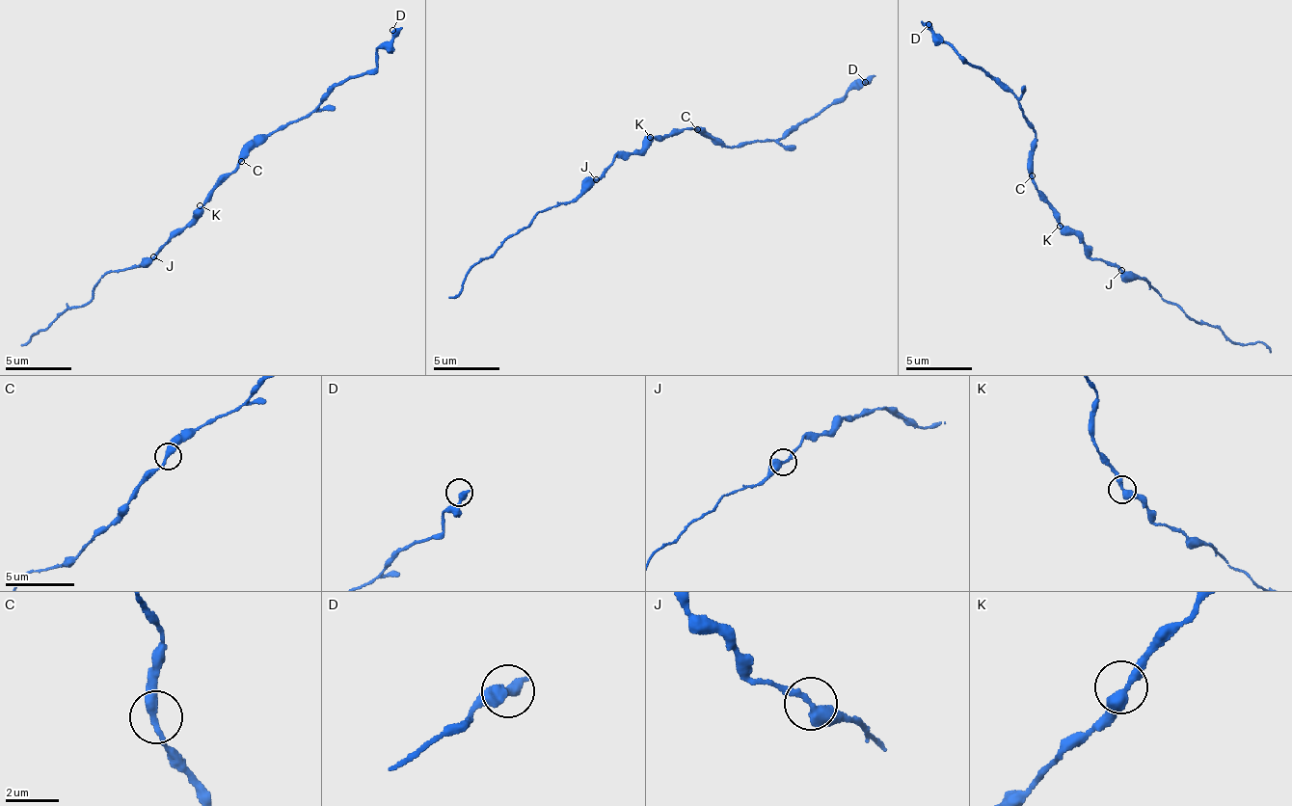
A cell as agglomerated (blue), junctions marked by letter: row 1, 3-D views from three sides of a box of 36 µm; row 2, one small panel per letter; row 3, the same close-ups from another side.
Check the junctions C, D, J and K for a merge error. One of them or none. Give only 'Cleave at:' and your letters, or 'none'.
Cleave at: none

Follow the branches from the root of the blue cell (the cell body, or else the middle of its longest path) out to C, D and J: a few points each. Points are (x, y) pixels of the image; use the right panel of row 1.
C: (1063, 224), (1036, 188), (1032, 175)
D: (1063, 224), (1033, 179), (1030, 145), (1036, 135), (1020, 110), (1019, 102), (985, 70), (963, 60), (928, 24)
J: (1063, 224), (1069, 227), (1095, 256), (1120, 270)

